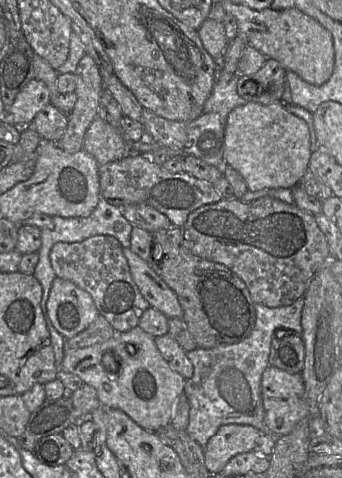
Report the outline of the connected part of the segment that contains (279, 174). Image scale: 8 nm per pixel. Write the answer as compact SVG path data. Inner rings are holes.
M247 102L233 108L226 117L224 127L224 163L238 171L249 191L265 188L293 188L309 169L312 155L307 123L289 112L283 102L259 104Z

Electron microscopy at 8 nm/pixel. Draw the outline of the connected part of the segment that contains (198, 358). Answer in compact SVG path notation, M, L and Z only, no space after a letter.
M303 298L289 306L276 308L256 303L256 323L249 337L235 344L224 344L210 349L197 347L187 352L194 373L184 386L184 394L190 405L189 422L185 430L193 440L205 447L218 429L227 424L250 425L262 433L271 434L264 420L262 374L270 366L271 343L278 329L286 329L301 337L303 305Z

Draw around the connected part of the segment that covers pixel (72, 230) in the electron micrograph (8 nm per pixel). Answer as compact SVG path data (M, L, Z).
M100 195L99 201L91 212L90 215L85 217L60 217L51 216L53 219L53 229L42 228L41 229L41 247L38 251L39 260L33 272L34 277L39 281L42 286L42 298L41 309L45 320L48 318L46 303L49 297L50 289L53 280L56 278L56 274L51 266L50 251L54 244L58 242L76 243L84 241L87 238L97 235L109 235L116 238L124 248L130 247L130 235L133 225L128 222L118 207L109 203L103 196Z

